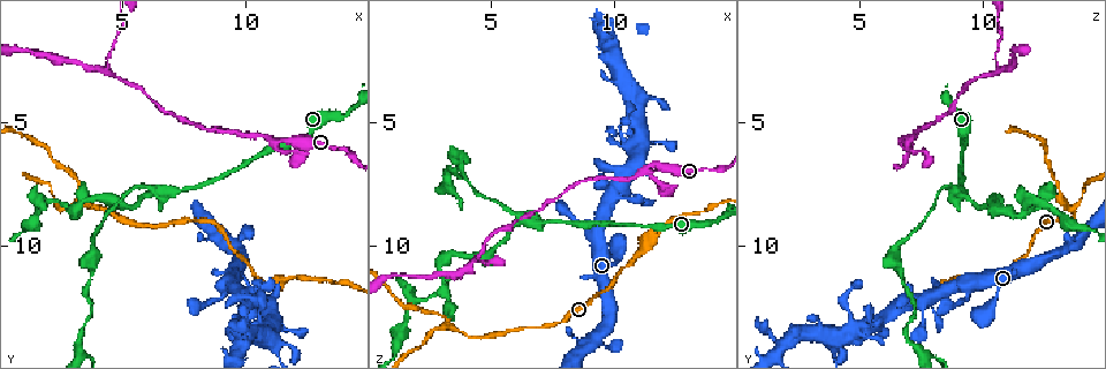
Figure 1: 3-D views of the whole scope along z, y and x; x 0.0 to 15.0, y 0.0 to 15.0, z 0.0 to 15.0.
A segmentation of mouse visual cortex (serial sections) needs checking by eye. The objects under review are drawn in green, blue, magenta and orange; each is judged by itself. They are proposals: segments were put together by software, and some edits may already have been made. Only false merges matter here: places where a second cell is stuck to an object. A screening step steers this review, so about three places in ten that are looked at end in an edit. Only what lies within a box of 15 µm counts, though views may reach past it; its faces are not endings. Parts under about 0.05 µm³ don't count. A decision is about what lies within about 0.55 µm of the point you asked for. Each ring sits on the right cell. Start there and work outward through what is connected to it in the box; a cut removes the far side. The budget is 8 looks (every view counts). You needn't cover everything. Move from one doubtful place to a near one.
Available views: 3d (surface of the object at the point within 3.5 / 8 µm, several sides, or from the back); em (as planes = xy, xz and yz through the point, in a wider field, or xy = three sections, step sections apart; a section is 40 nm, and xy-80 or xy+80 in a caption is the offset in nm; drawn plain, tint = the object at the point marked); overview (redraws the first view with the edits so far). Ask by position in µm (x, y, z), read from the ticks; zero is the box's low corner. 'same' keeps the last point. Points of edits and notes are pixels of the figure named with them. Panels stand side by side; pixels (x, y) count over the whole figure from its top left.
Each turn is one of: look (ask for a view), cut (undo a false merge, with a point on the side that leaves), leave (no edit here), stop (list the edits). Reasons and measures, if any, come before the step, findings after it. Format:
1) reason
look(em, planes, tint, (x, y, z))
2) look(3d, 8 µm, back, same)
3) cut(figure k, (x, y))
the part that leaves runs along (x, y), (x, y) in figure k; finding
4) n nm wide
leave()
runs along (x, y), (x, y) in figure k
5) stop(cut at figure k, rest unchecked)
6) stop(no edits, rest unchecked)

side arm on a straight run
look(3d, 3.5 µm, (4.5, 3.0, 10.6))

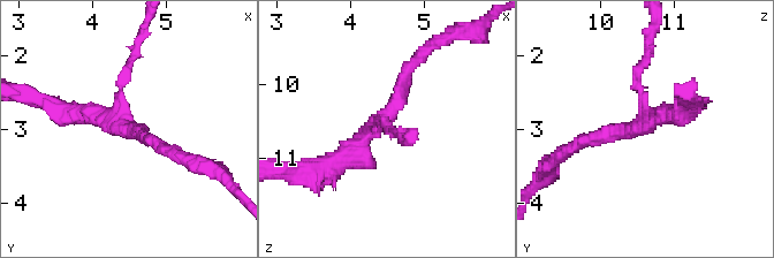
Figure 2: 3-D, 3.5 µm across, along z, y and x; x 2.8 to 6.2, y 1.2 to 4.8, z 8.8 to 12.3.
3 arms; arms of 150, 200, 300 nm
look(em, xy, step 5, tint, (4.40, 2.95, 10.45))

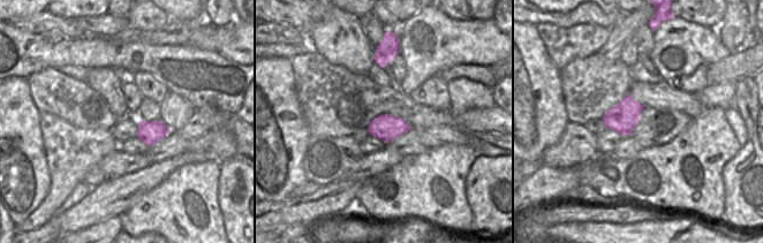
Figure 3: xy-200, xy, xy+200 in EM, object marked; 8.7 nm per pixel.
another direction
look(em, xy, step 2, tint, same)

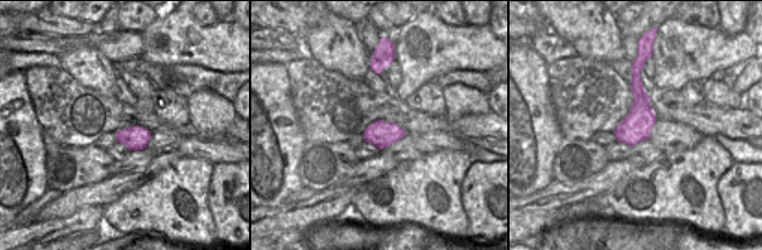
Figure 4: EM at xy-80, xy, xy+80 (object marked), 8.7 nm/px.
leave()
runs along (414, 62), (393, 109), (321, 168) in figure 2; continuous, no second cell

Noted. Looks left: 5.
abrupt turn
look(3d, 3.5 µm, (6.3, 7.9, 9.0))

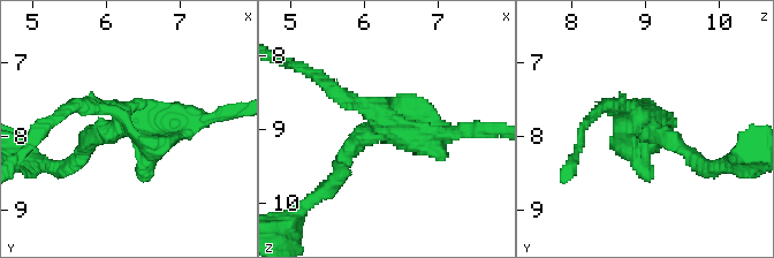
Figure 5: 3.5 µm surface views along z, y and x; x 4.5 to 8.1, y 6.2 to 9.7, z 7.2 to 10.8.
arms of 200, 200, 250 nm
leave()
runs along (455, 130), (384, 127), (338, 174) in figure 5; continuous, no second cell

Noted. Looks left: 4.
sharp bend
look(3d, 3.5 µm, (12.2, 6.3, 7.7))

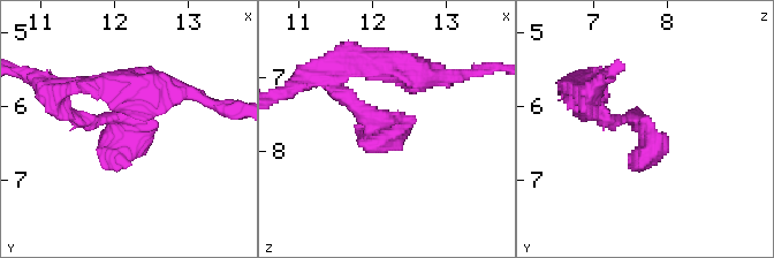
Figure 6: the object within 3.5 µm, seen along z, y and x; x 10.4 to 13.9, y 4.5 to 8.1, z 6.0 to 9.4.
need the tissue
look(em, planes, tint, (12.15, 6.30, 7.65))

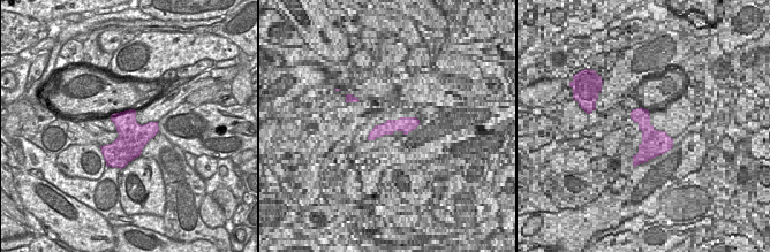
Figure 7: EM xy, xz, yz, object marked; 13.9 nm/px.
leave()
runs along (66, 112), (122, 119), (126, 168) in figure 6; all the same cell

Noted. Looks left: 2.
stop(no edits, rest unchecked)

